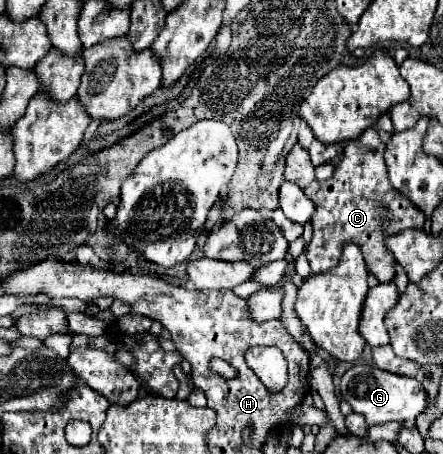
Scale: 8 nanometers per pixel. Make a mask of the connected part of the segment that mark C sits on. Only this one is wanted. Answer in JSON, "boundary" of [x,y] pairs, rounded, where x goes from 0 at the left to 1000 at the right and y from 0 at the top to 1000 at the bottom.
{"boundary":[[[828,284],[828,293],[810,297],[810,311],[788,311],[779,319],[774,350],[756,368],[747,394],[702,399],[684,416],[711,447],[711,469],[702,478],[707,526],[693,553],[707,601],[752,593],[770,566],[774,535],[792,531],[815,544],[828,593],[842,597],[856,619],[883,619],[892,610],[892,579],[883,553],[869,544],[869,522],[923,500],[950,504],[959,474],[883,407],[865,355],[865,328],[869,315],[856,306],[851,284]]]}

